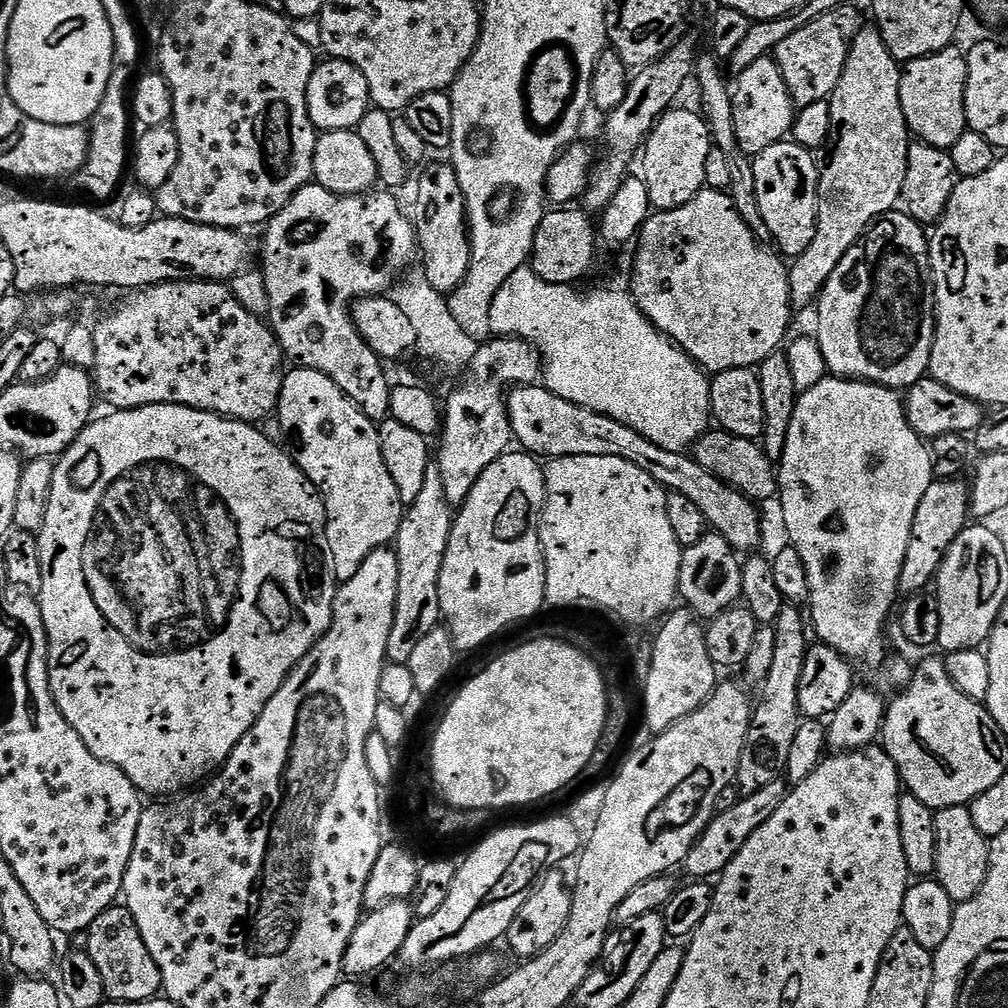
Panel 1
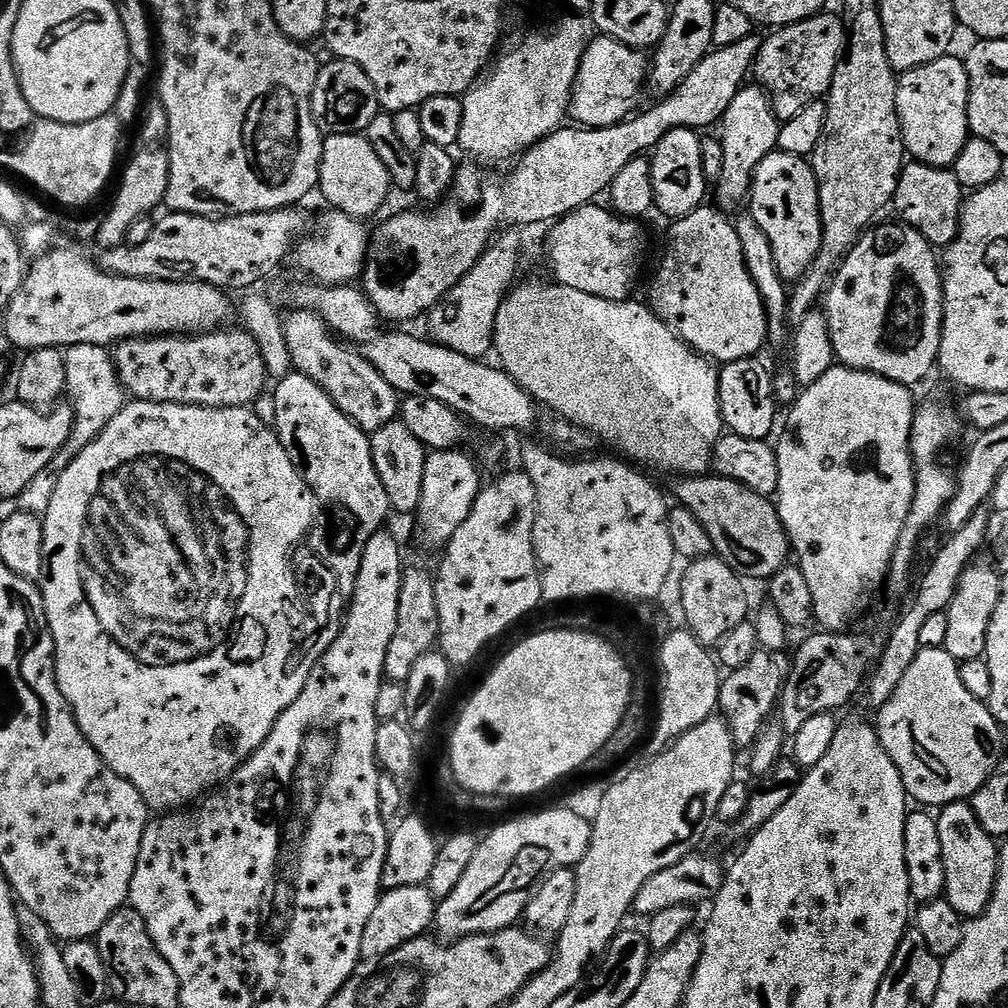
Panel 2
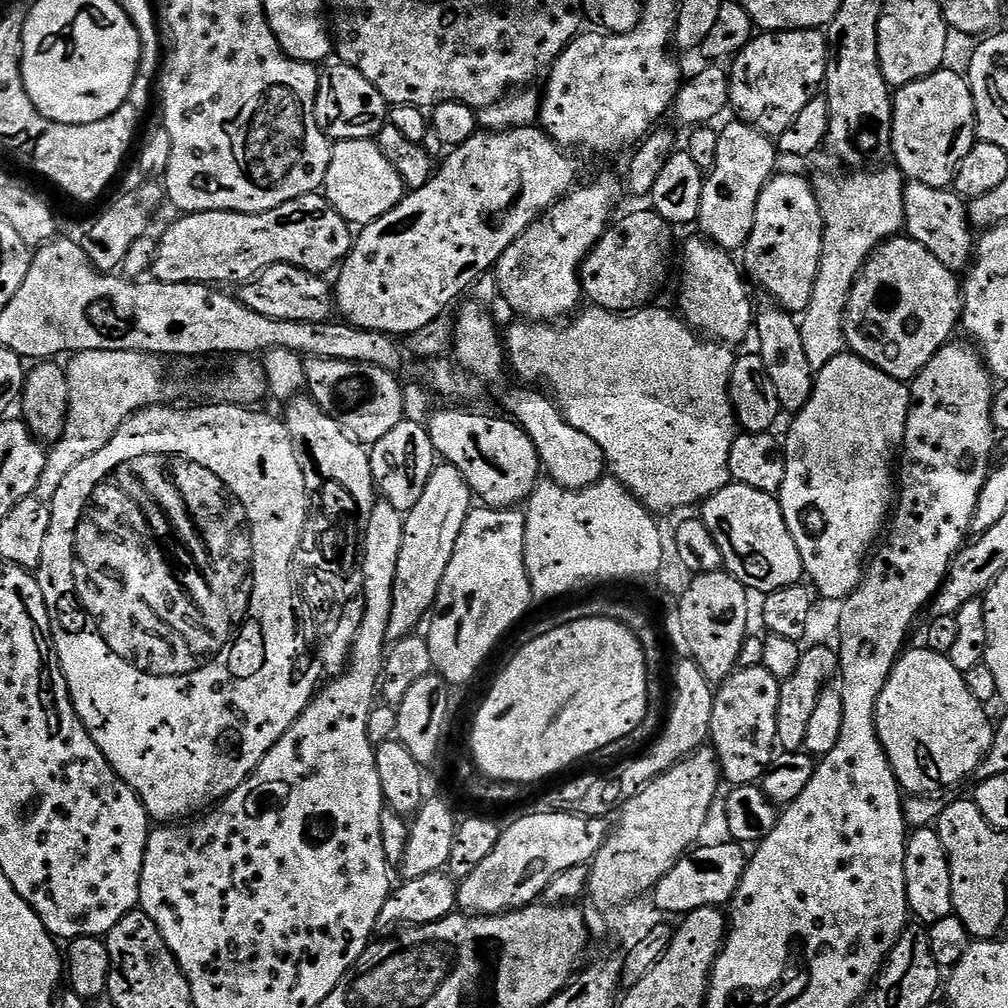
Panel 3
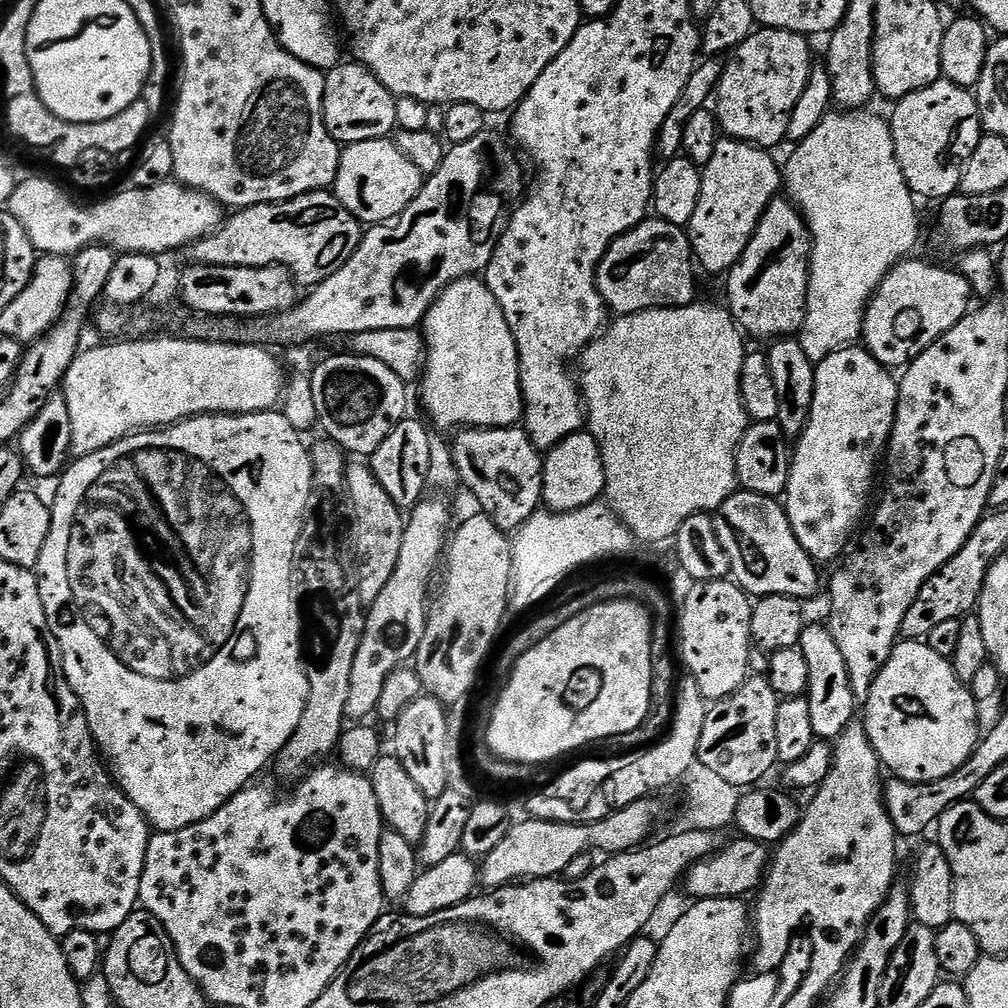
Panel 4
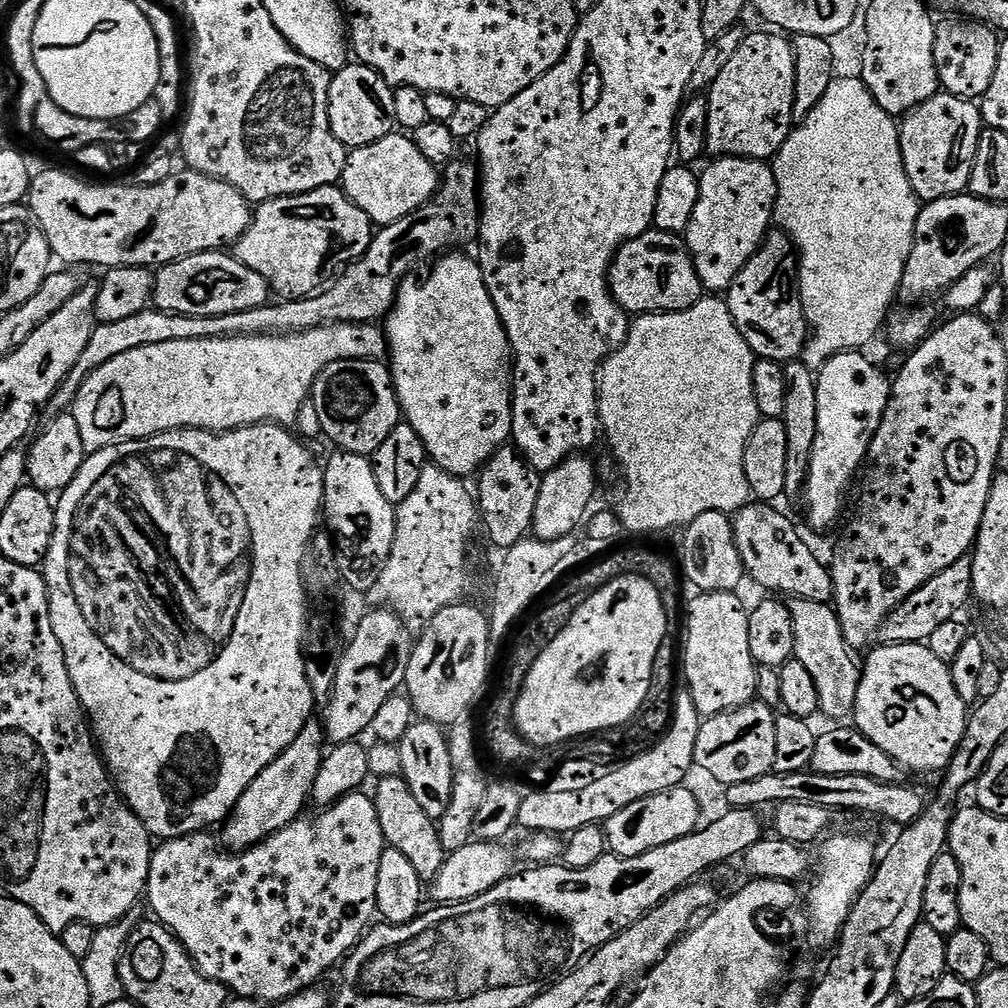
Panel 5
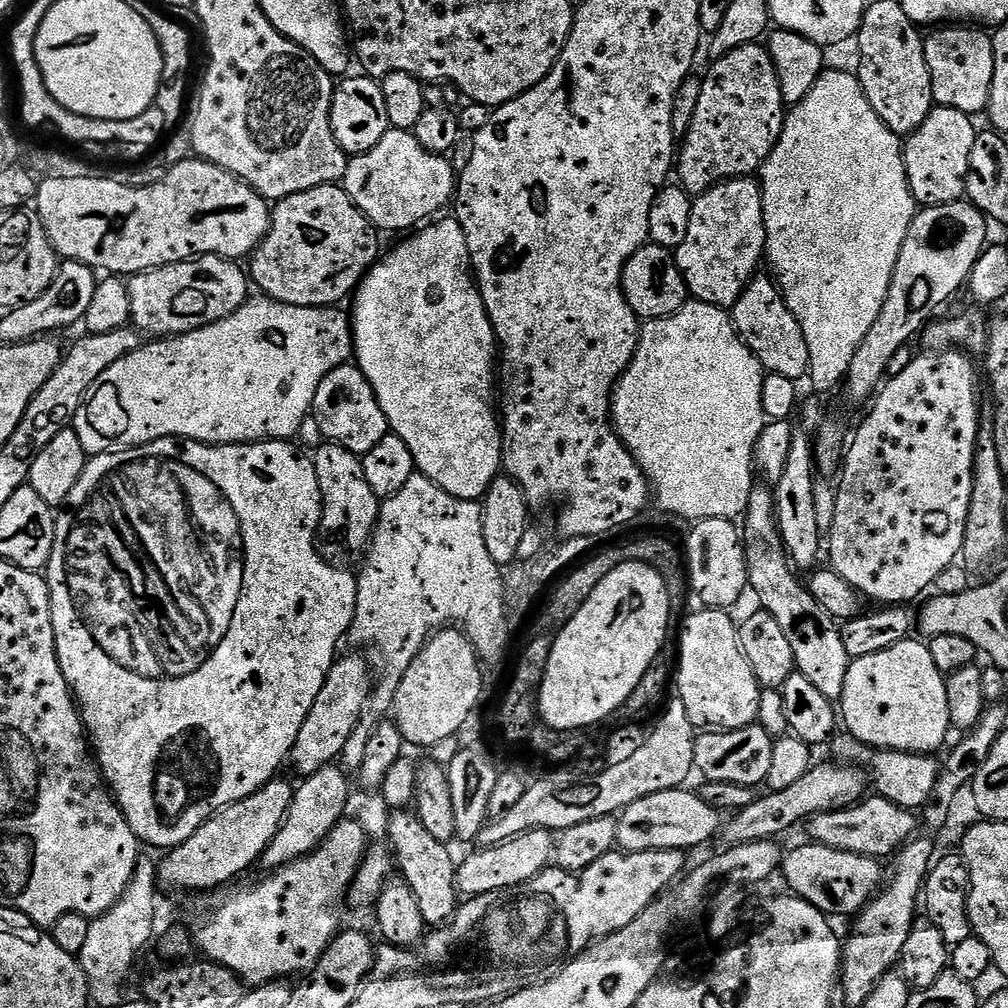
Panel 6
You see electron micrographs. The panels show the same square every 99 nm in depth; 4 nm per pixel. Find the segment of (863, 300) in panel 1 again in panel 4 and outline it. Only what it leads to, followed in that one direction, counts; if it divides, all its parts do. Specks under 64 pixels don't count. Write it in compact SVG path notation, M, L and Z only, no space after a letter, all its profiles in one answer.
M905 258L889 270L864 312L863 347L889 370L900 370L911 364L918 354L968 315L974 304L970 282L966 282L959 270L951 272L948 268L912 259Z

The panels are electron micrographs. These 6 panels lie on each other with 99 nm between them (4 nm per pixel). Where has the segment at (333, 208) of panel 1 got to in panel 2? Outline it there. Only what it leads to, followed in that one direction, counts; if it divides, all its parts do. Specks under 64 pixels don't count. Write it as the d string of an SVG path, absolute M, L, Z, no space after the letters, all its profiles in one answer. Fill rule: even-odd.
M328 210L320 226L304 237L294 249L294 261L313 281L329 286L351 285L364 275L370 251L370 232L364 229L365 221L344 212ZM292 310L287 315L284 333L295 371L318 382L318 386L330 394L334 406L338 406L338 410L349 416L363 432L371 434L397 419L401 397L392 389L390 382L386 382L386 378L366 362L363 351L356 349L355 352L351 343L337 338L318 314Z

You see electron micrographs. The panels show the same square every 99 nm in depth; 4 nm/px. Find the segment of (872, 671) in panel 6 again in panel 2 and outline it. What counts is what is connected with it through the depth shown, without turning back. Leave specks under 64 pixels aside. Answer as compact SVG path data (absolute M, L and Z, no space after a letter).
M921 648L898 682L892 697L879 708L877 716L880 717L874 720L886 754L890 754L894 766L898 766L904 789L920 806L943 806L967 801L1001 767L1000 755L1004 752L1004 736L1000 733L1002 725L994 718L985 701L974 698L974 694L966 690L960 667L944 648Z

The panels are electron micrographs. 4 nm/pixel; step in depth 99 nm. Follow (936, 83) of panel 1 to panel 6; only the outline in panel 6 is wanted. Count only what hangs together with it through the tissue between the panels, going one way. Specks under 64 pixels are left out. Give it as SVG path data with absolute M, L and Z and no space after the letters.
M933 107L926 122L917 132L907 137L904 144L904 165L908 175L908 189L917 205L933 208L965 199L966 178L970 170L970 154L978 131L973 117L965 112Z

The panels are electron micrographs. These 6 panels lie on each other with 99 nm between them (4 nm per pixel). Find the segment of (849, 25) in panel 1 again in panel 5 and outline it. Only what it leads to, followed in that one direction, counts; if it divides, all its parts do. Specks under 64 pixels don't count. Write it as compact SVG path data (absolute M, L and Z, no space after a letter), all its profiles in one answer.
M775 31L751 32L744 37L742 46L730 57L730 63L722 74L714 78L706 95L710 106L710 122L706 125L707 151L713 157L745 156L751 160L771 161L776 151L786 142L792 132L794 121L794 52L792 40Z

